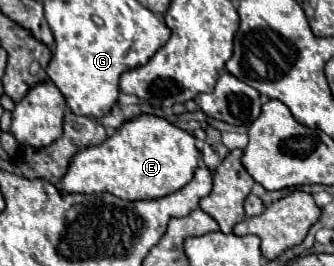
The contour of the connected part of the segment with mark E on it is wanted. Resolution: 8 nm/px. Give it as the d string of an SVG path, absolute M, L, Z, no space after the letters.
M142 114L126 120L116 134L102 144L78 152L76 160L72 160L72 168L68 168L62 180L62 192L110 192L124 200L162 198L192 180L200 166L200 158L202 154L196 148L196 138L188 130L174 126L166 118Z

